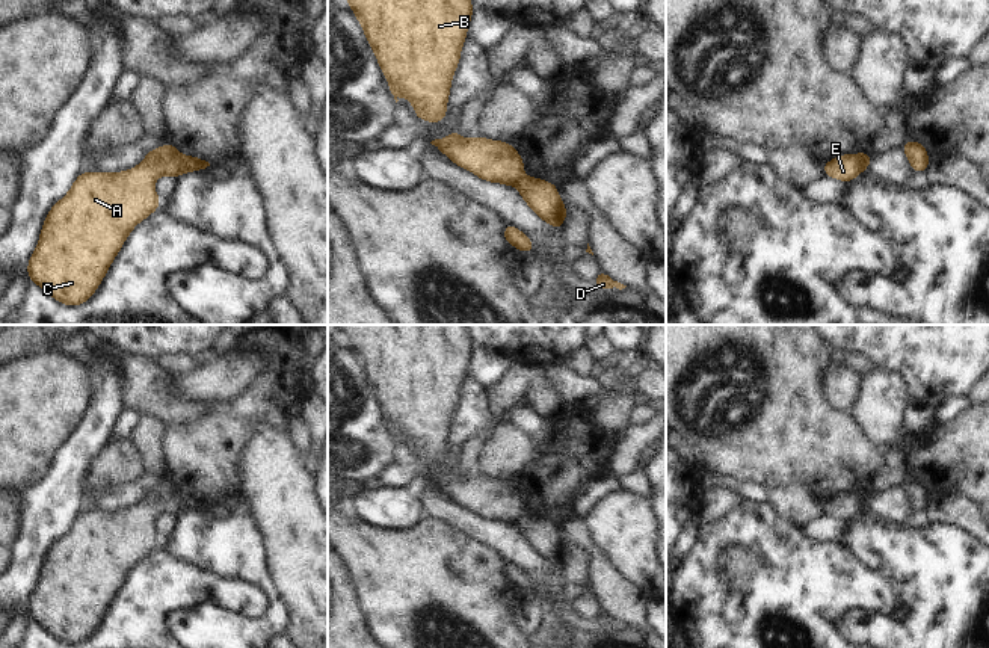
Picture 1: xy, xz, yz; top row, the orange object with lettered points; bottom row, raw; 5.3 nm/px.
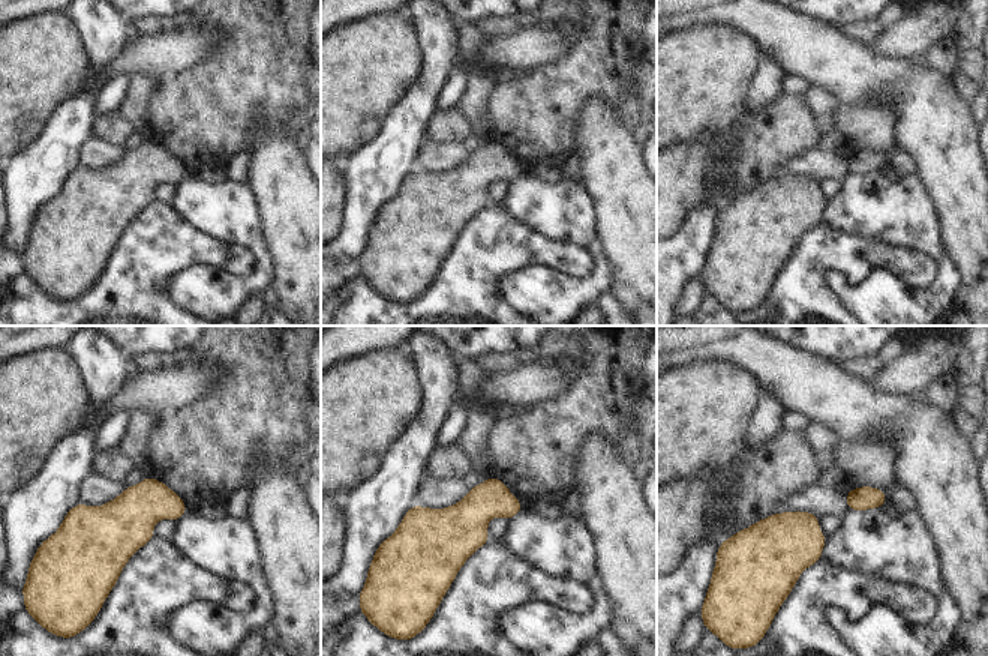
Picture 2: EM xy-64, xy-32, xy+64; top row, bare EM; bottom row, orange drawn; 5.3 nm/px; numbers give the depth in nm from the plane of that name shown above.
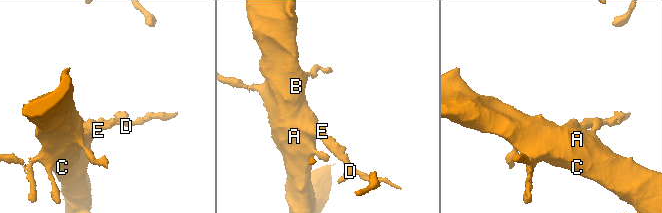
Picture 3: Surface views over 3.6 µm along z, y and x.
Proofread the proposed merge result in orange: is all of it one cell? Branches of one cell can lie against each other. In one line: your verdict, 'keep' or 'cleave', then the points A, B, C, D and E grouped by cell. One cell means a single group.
cleave; groups A B C E / D

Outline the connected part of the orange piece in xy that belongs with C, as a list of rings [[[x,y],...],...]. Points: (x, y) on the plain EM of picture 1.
[[[174,482],[146,489],[134,506],[109,511],[80,511],[68,532],[47,551],[38,585],[26,603],[27,616],[63,643],[88,640],[104,618],[128,572],[162,542],[154,521],[163,514],[178,517],[187,509]]]

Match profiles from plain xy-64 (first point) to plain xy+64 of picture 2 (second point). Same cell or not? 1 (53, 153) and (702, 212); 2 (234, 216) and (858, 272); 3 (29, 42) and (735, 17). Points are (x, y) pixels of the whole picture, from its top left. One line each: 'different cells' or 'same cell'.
1: same cell
2: different cells
3: different cells

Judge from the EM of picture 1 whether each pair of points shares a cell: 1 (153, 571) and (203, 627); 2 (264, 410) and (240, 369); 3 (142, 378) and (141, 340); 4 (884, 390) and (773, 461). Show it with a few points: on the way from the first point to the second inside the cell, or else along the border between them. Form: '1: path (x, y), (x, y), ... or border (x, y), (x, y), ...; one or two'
1: border (219, 604), (175, 607), (163, 626); two
2: border (260, 354), (264, 369), (239, 394), (218, 402); two
3: border (112, 345), (127, 354), (145, 355), (153, 360); two
4: border (850, 413), (861, 432), (871, 443); two

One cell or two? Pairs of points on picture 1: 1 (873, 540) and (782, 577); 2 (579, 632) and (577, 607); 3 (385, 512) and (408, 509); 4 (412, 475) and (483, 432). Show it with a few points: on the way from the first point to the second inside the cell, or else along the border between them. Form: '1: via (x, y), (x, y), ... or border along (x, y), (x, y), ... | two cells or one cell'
1: border along (838, 541), (875, 573) | two cells
2: via (577, 626), (577, 614) | one cell
3: via (391, 509), (402, 509) | one cell
4: border along (486, 419), (462, 444), (456, 465) | two cells

